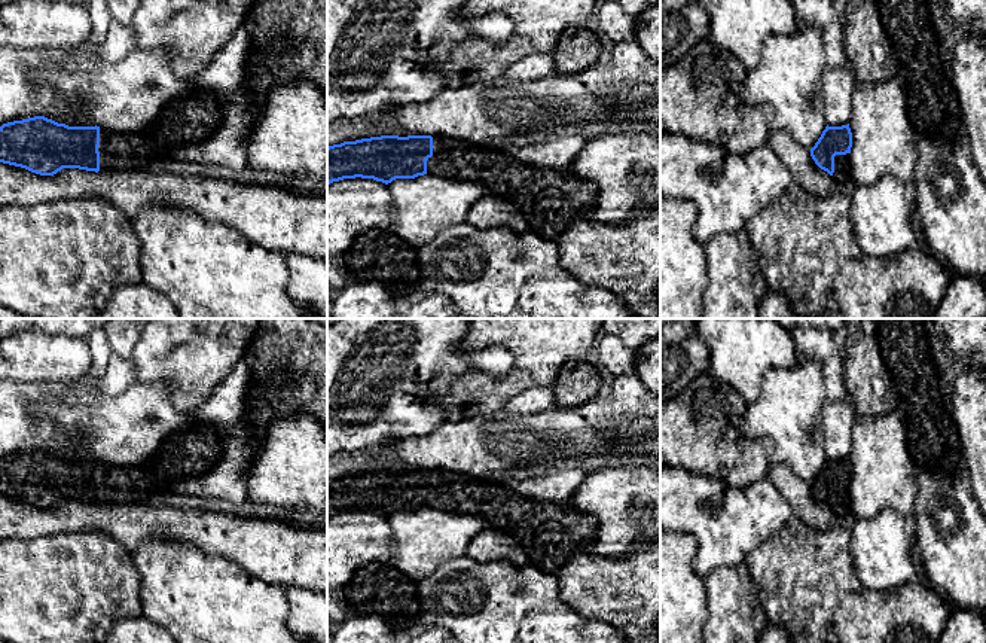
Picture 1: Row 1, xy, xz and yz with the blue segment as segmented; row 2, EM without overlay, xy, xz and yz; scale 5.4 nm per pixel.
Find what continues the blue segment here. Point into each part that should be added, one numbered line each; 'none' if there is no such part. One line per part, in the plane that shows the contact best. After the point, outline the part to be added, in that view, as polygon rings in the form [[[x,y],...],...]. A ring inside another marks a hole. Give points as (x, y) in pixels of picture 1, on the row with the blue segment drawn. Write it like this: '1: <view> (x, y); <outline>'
1: xy (194, 118); [[[196,86],[162,110],[153,131],[122,134],[100,128],[100,171],[134,171],[149,167],[159,158],[174,156],[178,146],[208,140],[220,124],[222,109],[216,94]]]

